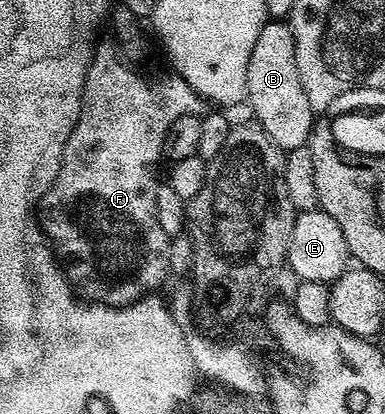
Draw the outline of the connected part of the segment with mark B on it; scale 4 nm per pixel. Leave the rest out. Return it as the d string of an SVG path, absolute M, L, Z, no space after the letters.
M268 21L260 29L260 37L256 37L256 45L252 45L252 57L248 57L246 99L254 110L253 118L281 151L288 152L309 144L316 113L312 105L308 105L304 85L300 85L300 73L296 69L296 41L289 22Z

